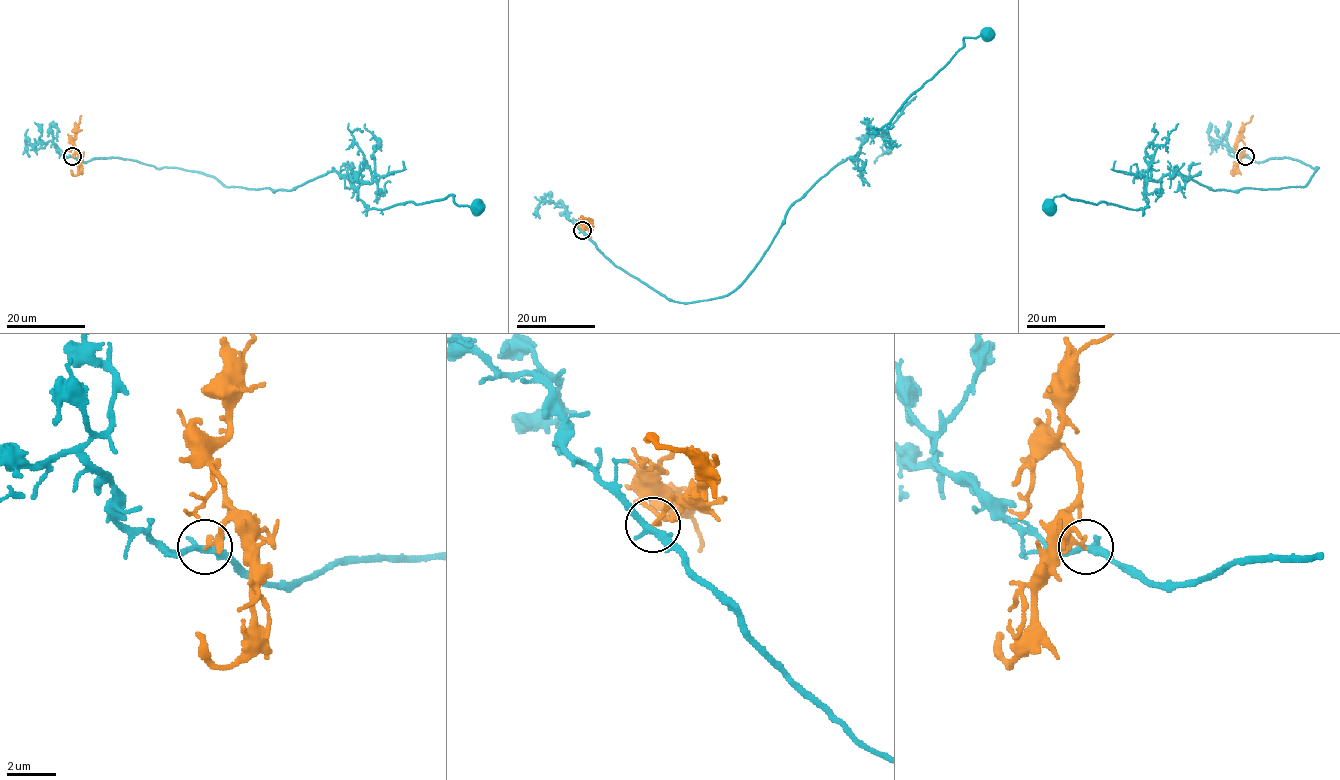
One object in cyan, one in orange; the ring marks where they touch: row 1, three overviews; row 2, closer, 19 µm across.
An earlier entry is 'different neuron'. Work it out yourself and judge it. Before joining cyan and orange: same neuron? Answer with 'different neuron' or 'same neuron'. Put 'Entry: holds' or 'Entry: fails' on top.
Entry: holds
different neuron

